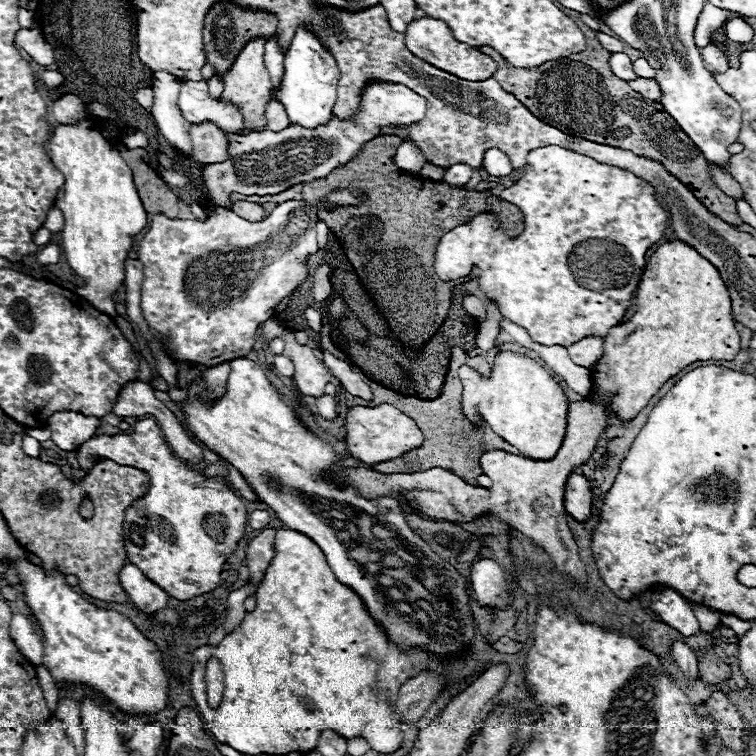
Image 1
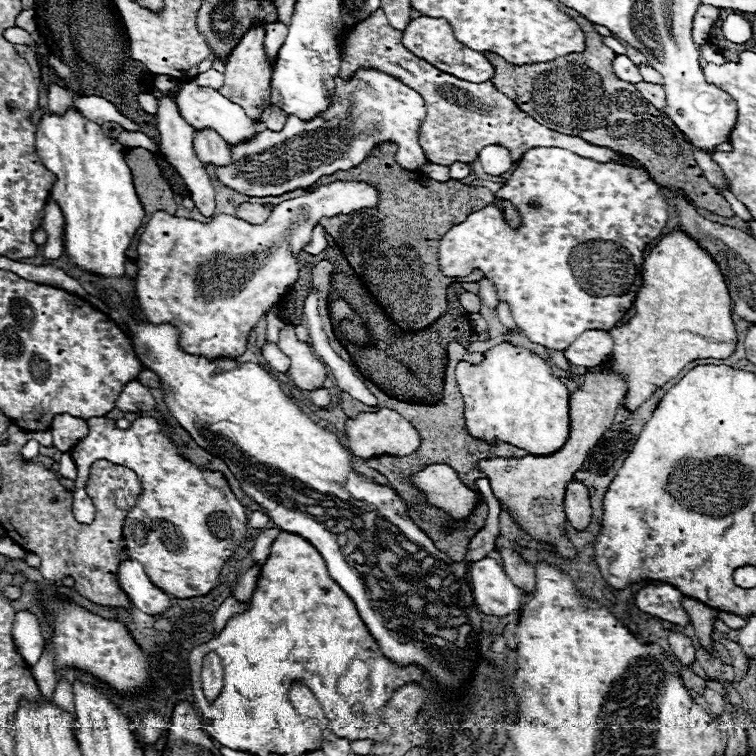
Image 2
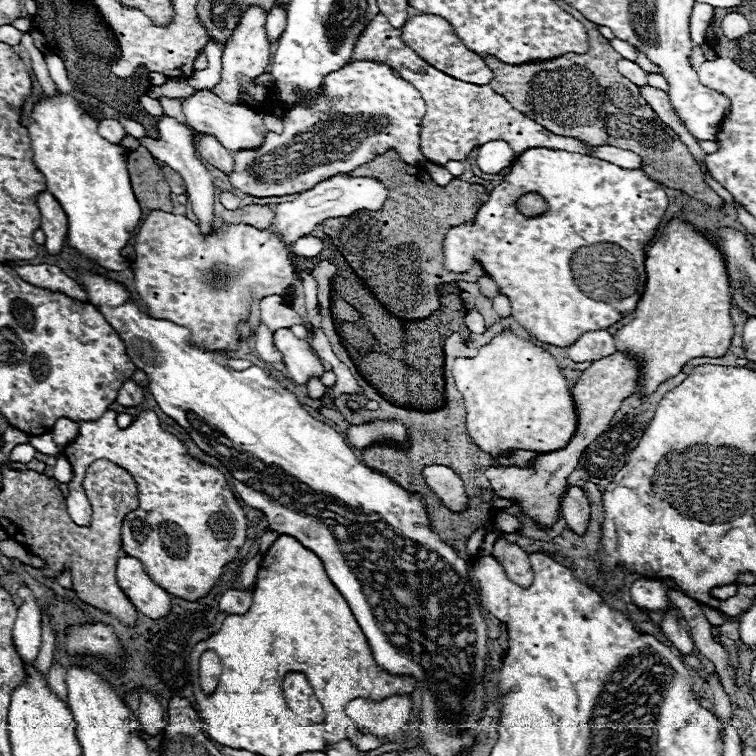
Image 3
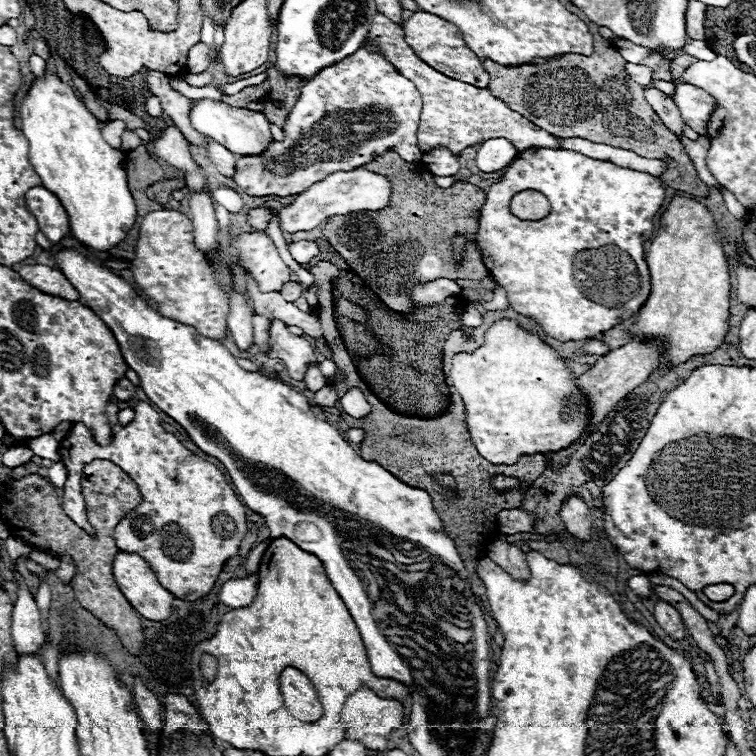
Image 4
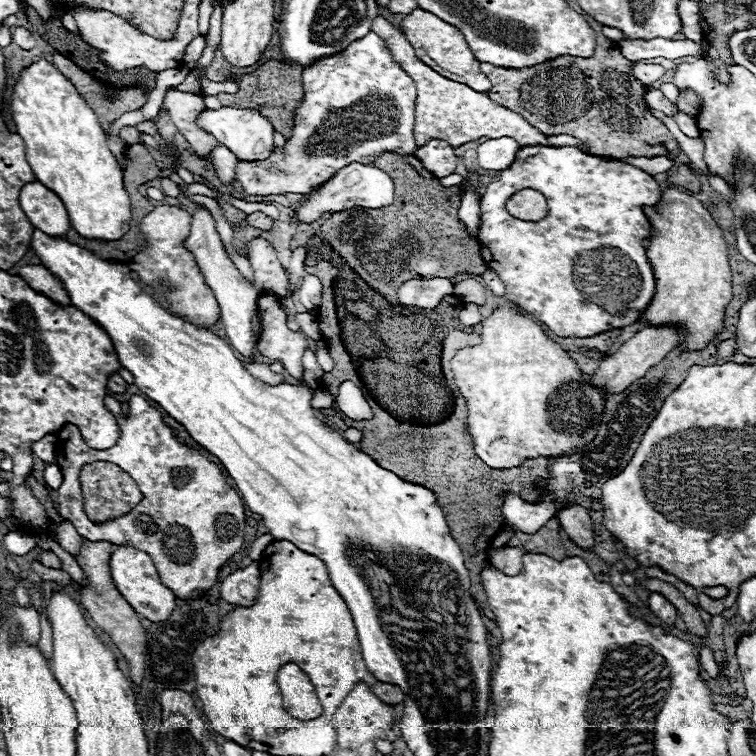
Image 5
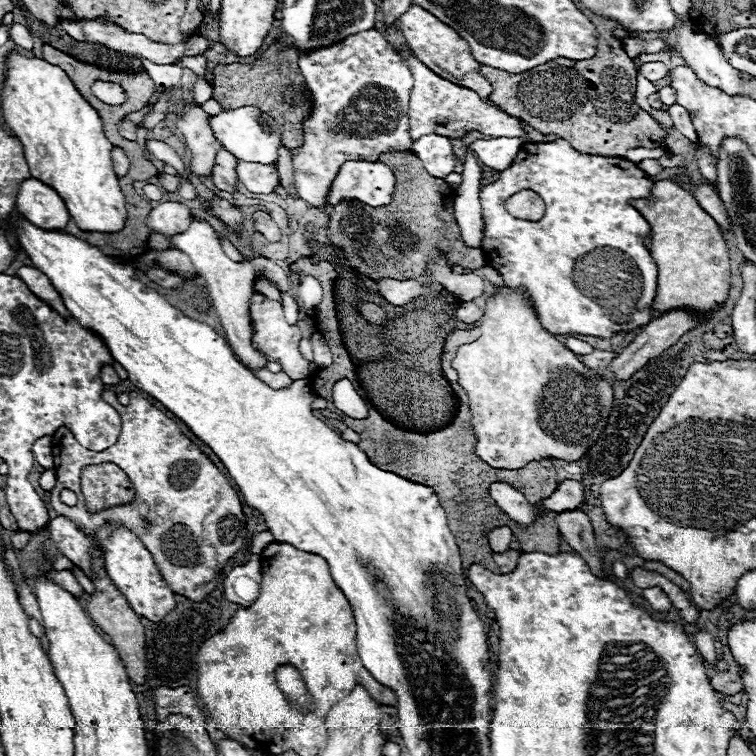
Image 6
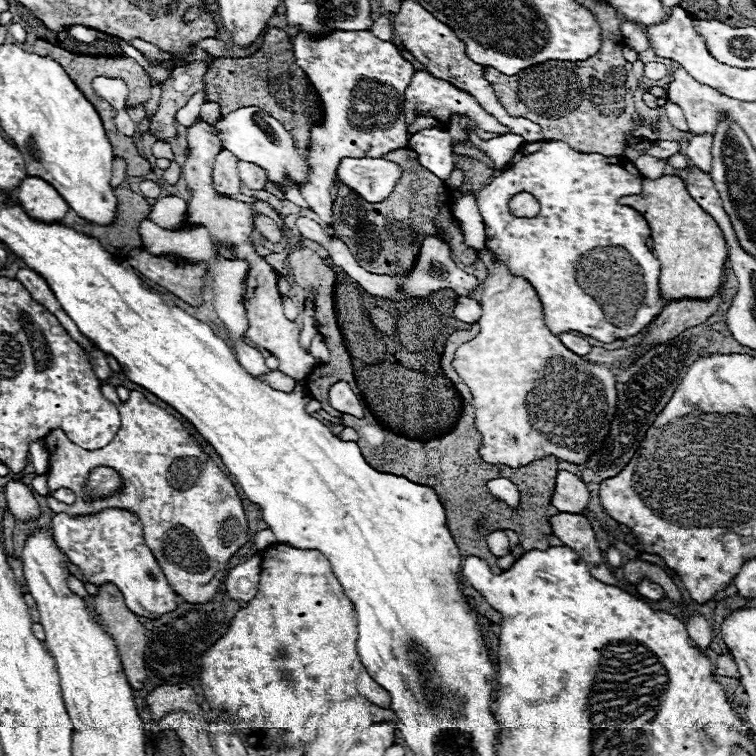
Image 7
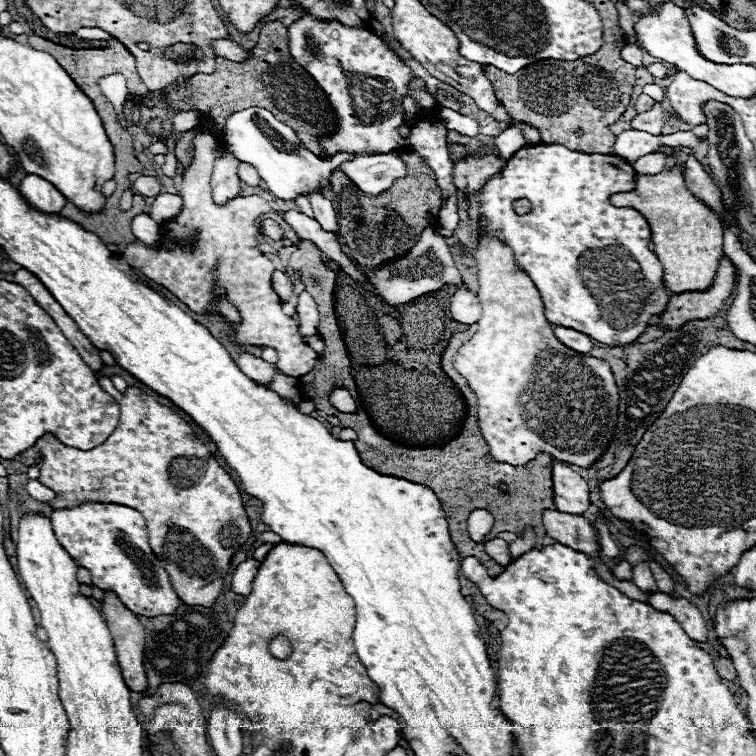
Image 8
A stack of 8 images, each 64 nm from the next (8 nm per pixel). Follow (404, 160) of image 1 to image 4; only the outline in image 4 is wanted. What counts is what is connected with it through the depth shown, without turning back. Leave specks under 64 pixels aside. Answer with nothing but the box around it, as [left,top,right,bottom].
[232,46,422,196]

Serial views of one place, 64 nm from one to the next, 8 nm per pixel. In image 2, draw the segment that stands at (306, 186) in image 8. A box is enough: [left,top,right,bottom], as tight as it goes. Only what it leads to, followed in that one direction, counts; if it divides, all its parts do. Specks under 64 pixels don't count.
[176,82,258,144]

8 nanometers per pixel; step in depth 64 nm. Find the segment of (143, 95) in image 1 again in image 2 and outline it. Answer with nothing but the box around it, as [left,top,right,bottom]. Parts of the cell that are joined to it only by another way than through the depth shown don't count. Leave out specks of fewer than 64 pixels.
[138,92,156,114]

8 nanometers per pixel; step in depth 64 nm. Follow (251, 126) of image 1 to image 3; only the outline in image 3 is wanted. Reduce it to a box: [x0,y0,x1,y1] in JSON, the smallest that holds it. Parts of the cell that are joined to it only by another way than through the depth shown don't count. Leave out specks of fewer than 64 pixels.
[212,6,270,104]

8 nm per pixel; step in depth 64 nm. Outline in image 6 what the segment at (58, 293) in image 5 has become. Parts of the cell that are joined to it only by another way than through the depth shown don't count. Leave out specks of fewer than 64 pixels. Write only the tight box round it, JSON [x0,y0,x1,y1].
[16,266,68,316]

